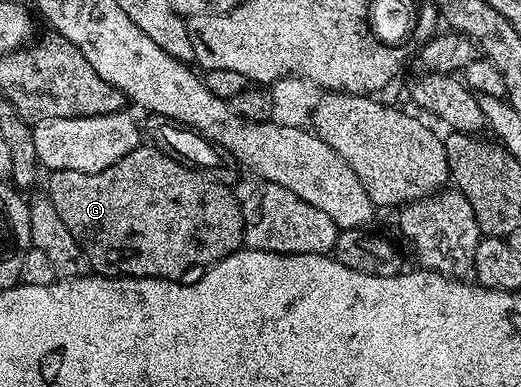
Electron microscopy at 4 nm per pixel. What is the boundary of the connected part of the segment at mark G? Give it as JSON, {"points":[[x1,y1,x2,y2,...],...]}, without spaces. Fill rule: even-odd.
{"points":[[140,145,134,147,121,161,109,165,101,173,86,175,76,171,52,171,46,176,47,191,46,198,51,200,53,206,57,209,57,214,61,216,61,221,65,221,65,229,73,233,73,237,81,245,83,258,87,260,90,270,101,275,136,275,137,277,153,277,154,279,175,279,182,273,186,267,206,268,208,265,223,259,226,255,232,255,234,251,240,250,244,246,243,241,243,208,241,206,240,196,235,196,229,188,223,183,218,183,215,179,210,179,210,174,196,169,194,166,184,165,171,156,160,151,154,145]]}

